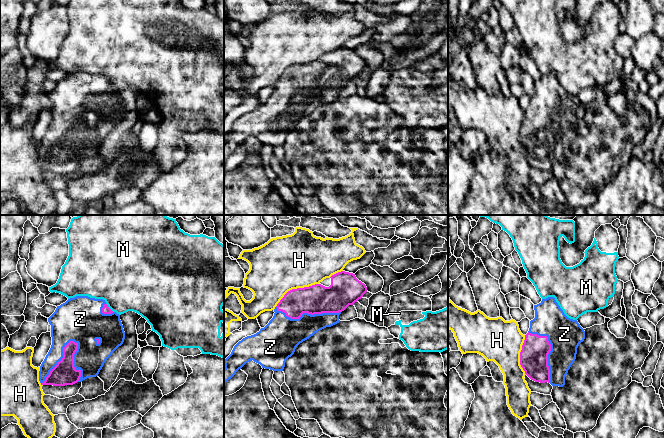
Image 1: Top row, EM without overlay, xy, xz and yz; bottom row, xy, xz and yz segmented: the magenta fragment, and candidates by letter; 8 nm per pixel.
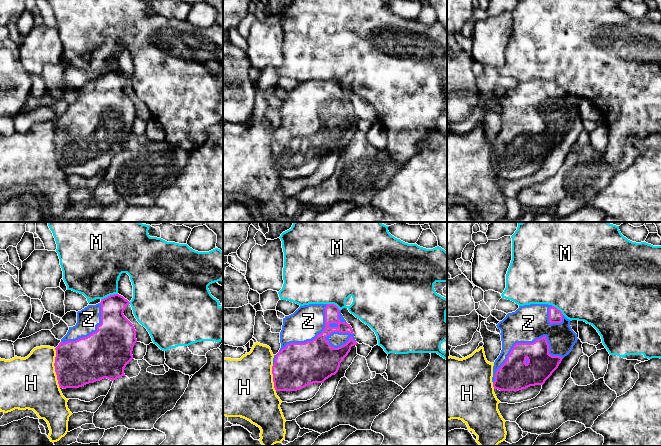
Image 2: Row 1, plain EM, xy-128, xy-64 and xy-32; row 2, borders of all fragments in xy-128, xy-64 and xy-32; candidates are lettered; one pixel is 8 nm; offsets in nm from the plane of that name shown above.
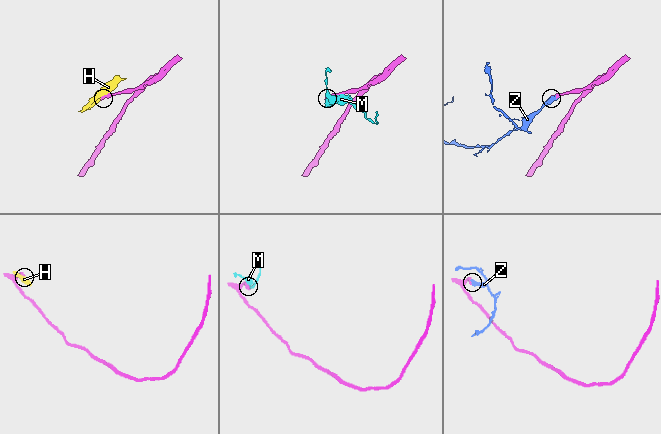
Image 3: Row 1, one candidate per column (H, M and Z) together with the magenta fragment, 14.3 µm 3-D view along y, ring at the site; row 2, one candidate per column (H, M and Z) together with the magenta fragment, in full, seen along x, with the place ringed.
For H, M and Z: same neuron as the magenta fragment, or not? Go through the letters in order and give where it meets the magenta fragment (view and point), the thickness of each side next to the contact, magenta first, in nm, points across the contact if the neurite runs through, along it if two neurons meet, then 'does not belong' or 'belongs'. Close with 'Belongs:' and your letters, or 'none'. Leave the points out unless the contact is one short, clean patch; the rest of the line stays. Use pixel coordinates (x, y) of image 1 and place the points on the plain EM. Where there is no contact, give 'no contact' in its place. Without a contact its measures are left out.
H: xz (295, 65) | 240/440 nm | does not belong
M: xy (108, 83) | 60/460 nm | does not belong
Z: xy (61, 135) | 190/240 nm | belongs
Belongs: Z

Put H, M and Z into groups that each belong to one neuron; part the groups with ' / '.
H / M / Z

